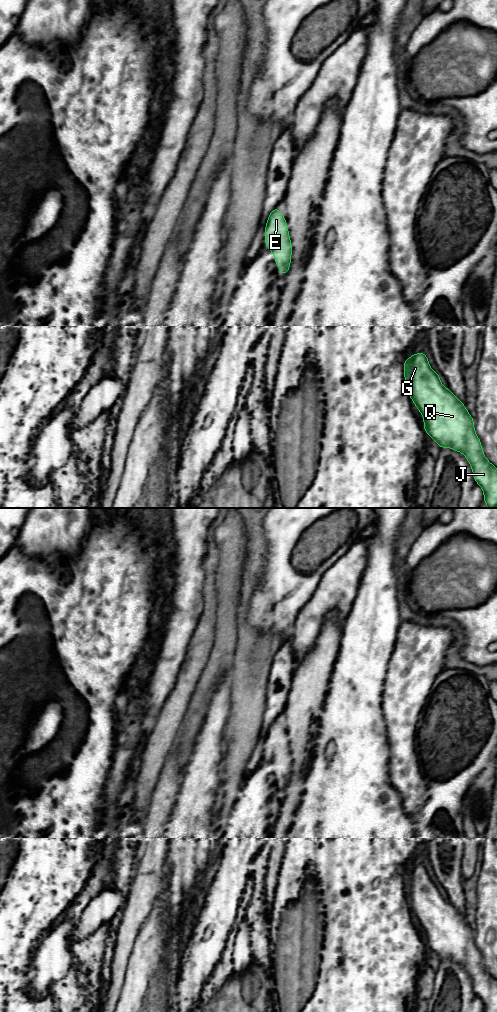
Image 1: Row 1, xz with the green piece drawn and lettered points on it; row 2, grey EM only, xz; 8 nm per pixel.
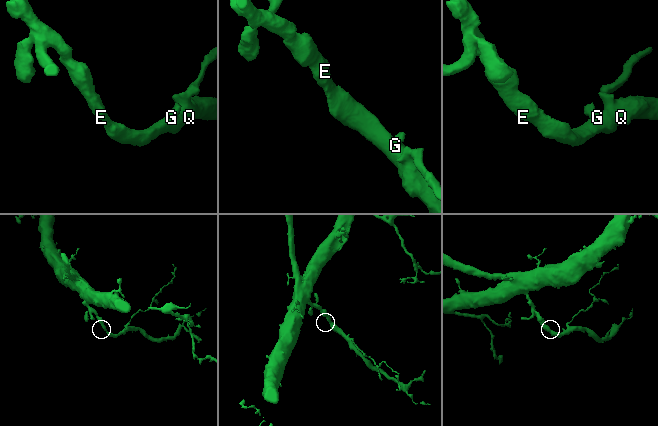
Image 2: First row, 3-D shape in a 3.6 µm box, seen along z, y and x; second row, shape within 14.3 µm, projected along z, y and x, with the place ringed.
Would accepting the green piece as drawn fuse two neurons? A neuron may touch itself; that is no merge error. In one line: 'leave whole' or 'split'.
leave whole

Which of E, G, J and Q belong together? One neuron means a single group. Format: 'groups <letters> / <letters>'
groups E G J Q

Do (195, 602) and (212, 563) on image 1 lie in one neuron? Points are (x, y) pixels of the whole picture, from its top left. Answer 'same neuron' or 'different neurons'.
different neurons

